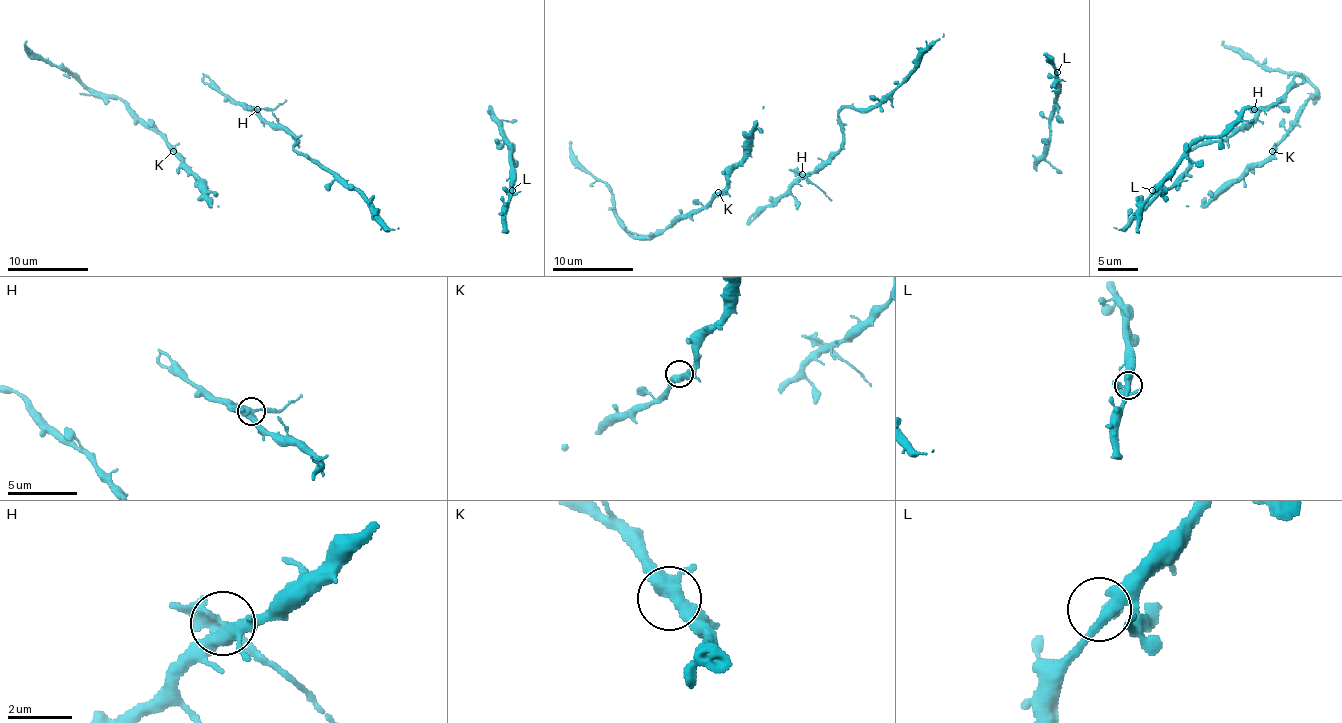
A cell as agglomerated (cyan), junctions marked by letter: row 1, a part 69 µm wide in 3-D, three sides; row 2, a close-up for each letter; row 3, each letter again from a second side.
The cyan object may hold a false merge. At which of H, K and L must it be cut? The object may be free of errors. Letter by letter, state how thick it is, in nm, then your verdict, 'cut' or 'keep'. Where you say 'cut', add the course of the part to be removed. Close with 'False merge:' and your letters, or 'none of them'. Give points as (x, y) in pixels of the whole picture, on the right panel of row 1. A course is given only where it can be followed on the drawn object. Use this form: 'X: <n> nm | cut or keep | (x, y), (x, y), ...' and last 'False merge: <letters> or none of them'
H: 360 nm | cut | (1253, 109), (1270, 109), (1280, 99)
K: 380 nm | keep
L: 320 nm | keep
False merge: H

